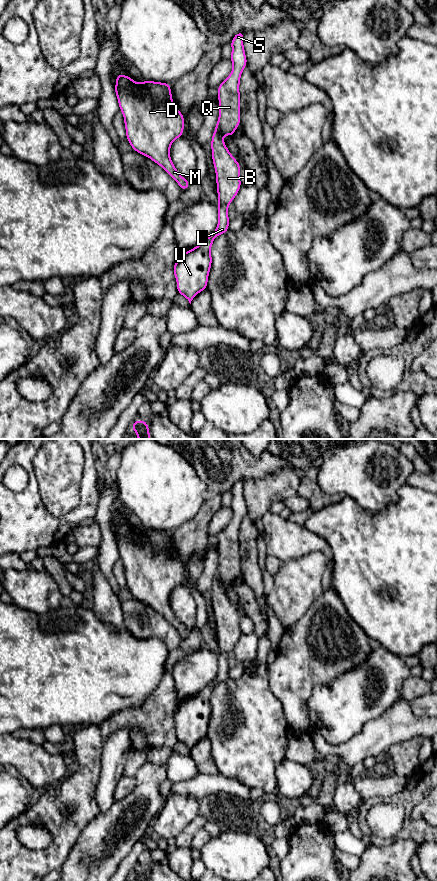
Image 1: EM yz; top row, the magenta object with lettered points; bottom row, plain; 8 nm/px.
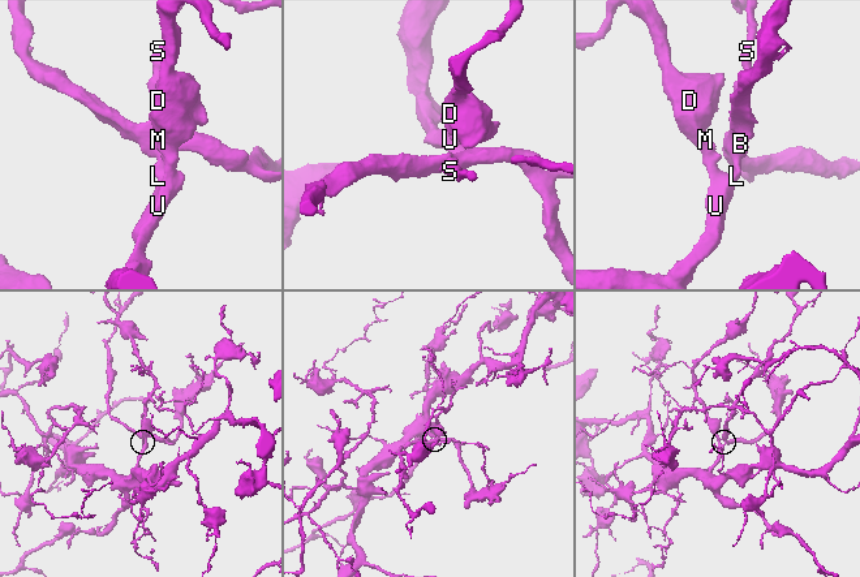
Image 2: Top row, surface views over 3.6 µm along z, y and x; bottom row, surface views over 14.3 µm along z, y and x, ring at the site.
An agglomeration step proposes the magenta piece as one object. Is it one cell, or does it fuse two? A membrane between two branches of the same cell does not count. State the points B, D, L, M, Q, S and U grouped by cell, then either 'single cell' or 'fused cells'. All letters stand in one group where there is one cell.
B D L M Q S U; single cell

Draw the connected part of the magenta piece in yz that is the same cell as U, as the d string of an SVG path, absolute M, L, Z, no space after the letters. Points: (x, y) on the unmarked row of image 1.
M238 480L232 487L233 511L231 522L217 535L219 567L211 588L212 608L216 619L217 655L219 670L216 678L200 693L180 703L173 715L177 728L177 740L191 752L193 746L207 736L208 723L212 712L211 694L214 687L229 679L228 653L240 638L240 612L224 592L223 583L234 584L240 567L240 524L247 513L243 494L244 480Z

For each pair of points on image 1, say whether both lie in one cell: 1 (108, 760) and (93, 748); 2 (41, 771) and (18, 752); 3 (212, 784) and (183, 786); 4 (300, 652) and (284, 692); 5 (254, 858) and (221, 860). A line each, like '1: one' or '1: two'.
1: two
2: one
3: one
4: one
5: one

